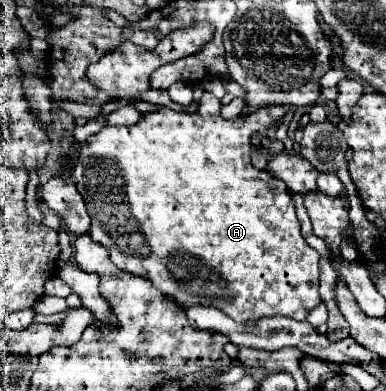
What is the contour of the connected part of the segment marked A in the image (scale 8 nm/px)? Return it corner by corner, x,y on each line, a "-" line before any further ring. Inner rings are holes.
204,93
196,113
178,113
178,111
172,111
170,107
162,107
160,111
144,113
142,119
132,127
104,127
100,133
92,135
88,139
88,143
82,147
80,159
72,171
72,181
78,187
80,195
84,197
88,215
92,219
90,237
108,249
110,259
114,261
116,267
120,267
122,271
130,271
132,275
142,275
144,279
150,279
154,283
154,287
158,287
158,291
172,297
182,307
190,307
190,305
216,307
238,323
256,323
262,317
274,317
274,315
304,321
308,317
308,313
316,305
322,303
320,293
318,293
318,285
320,285
318,283
318,253
312,247
308,247
308,243
300,235
300,221
296,217
292,193
288,191
286,183
282,183
280,179
274,179
274,175
270,175
268,171
254,169
250,163
252,133
268,137
267,131
270,127
282,125
282,119
284,119
288,107
278,107
278,105
262,107
262,109
256,109
254,113
250,113
246,119
230,119
230,121
220,117
220,107
222,107
222,103
212,93
-
120,191
126,193
124,199
122,199
122,195
112,195
112,193
120,193

